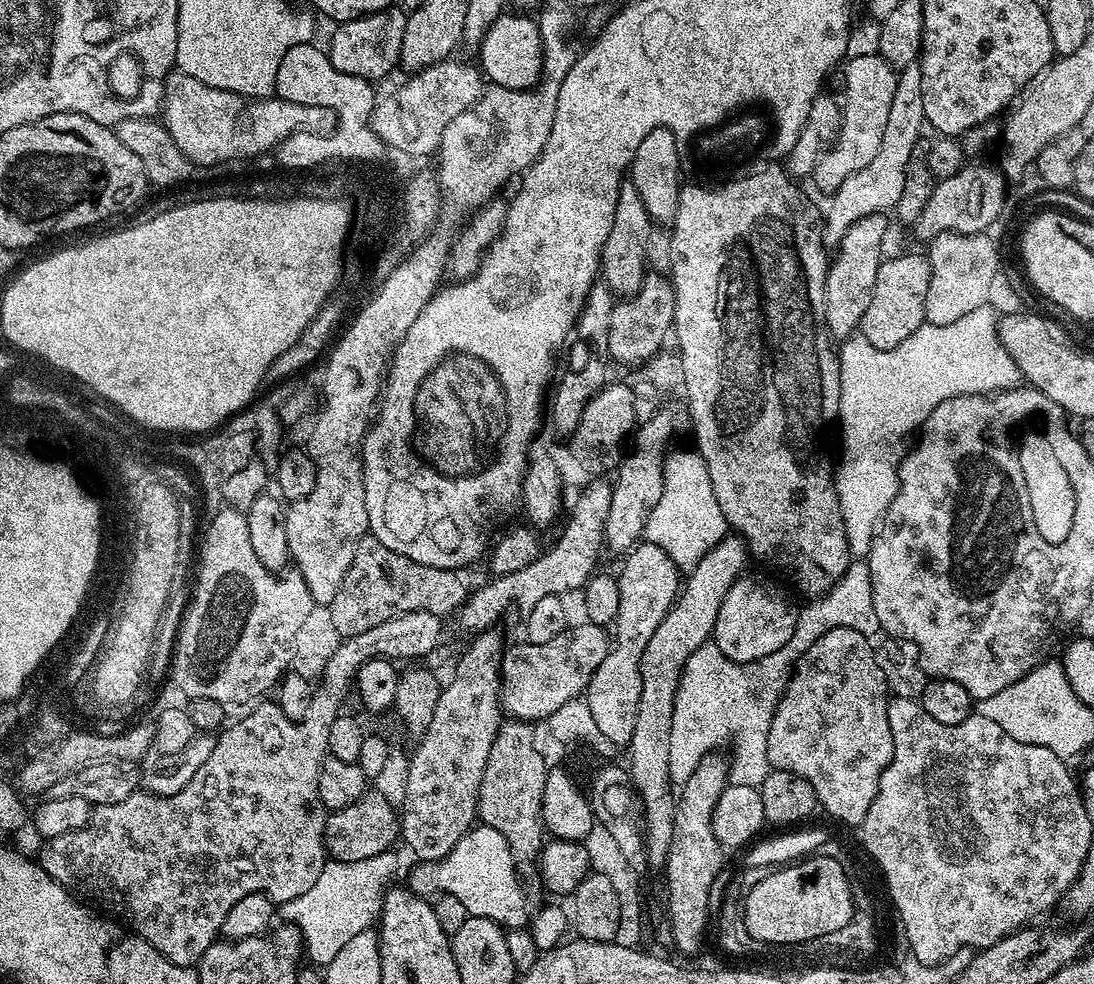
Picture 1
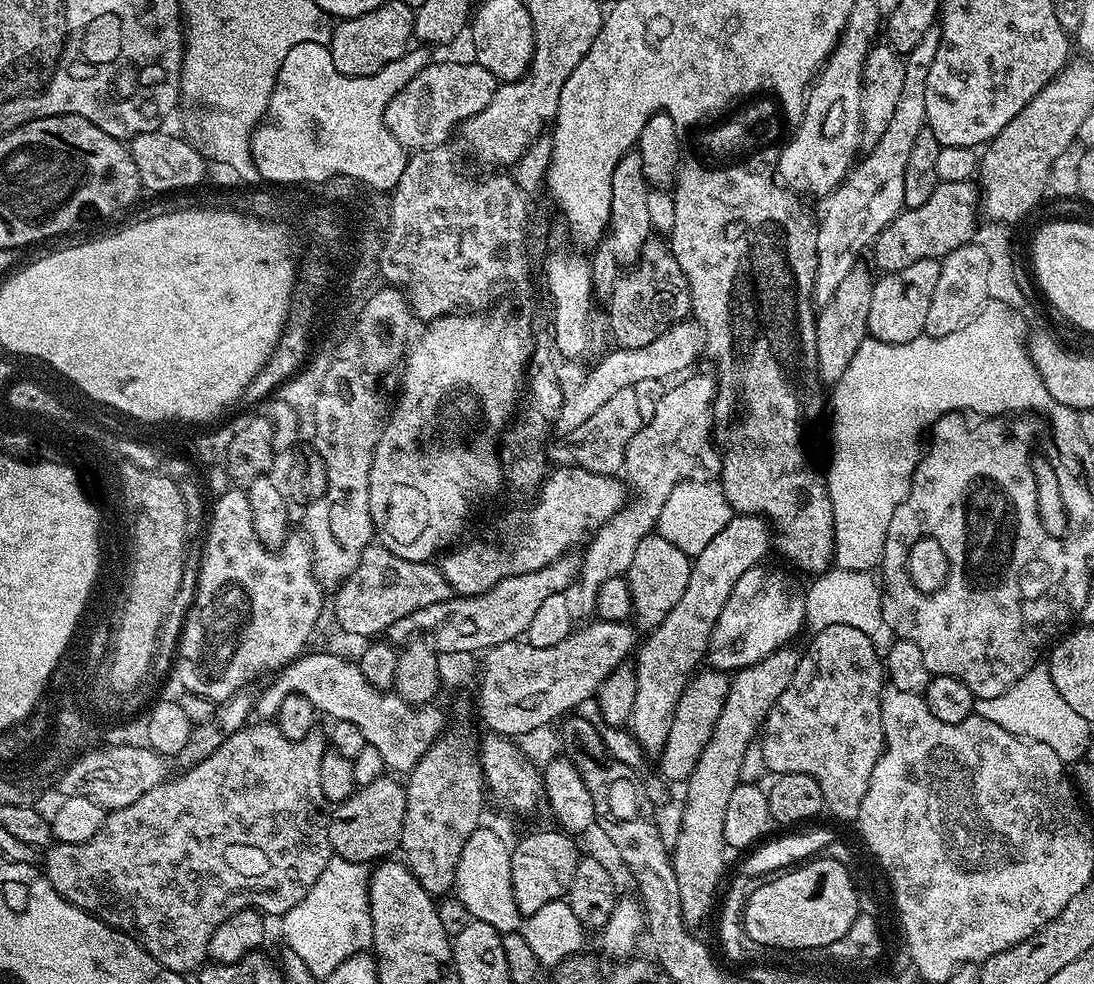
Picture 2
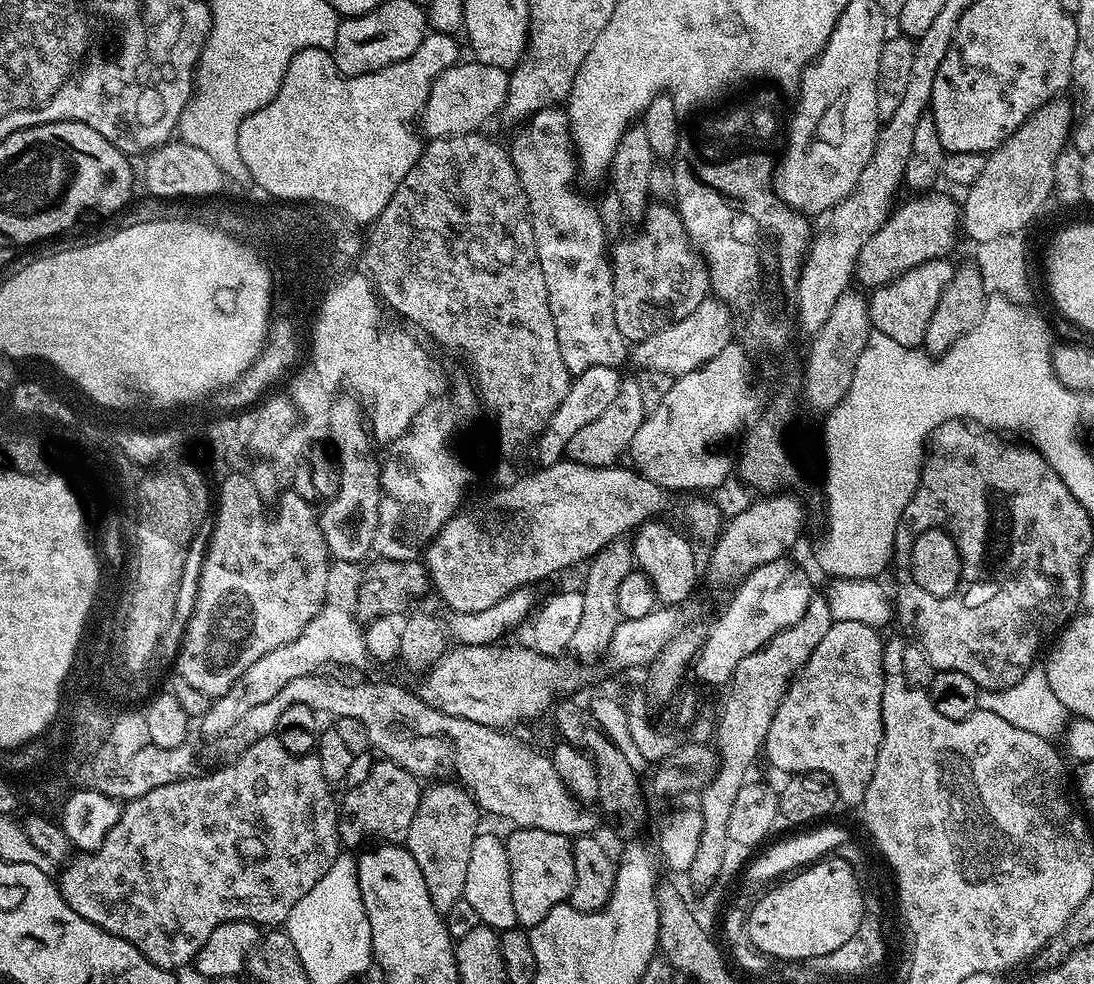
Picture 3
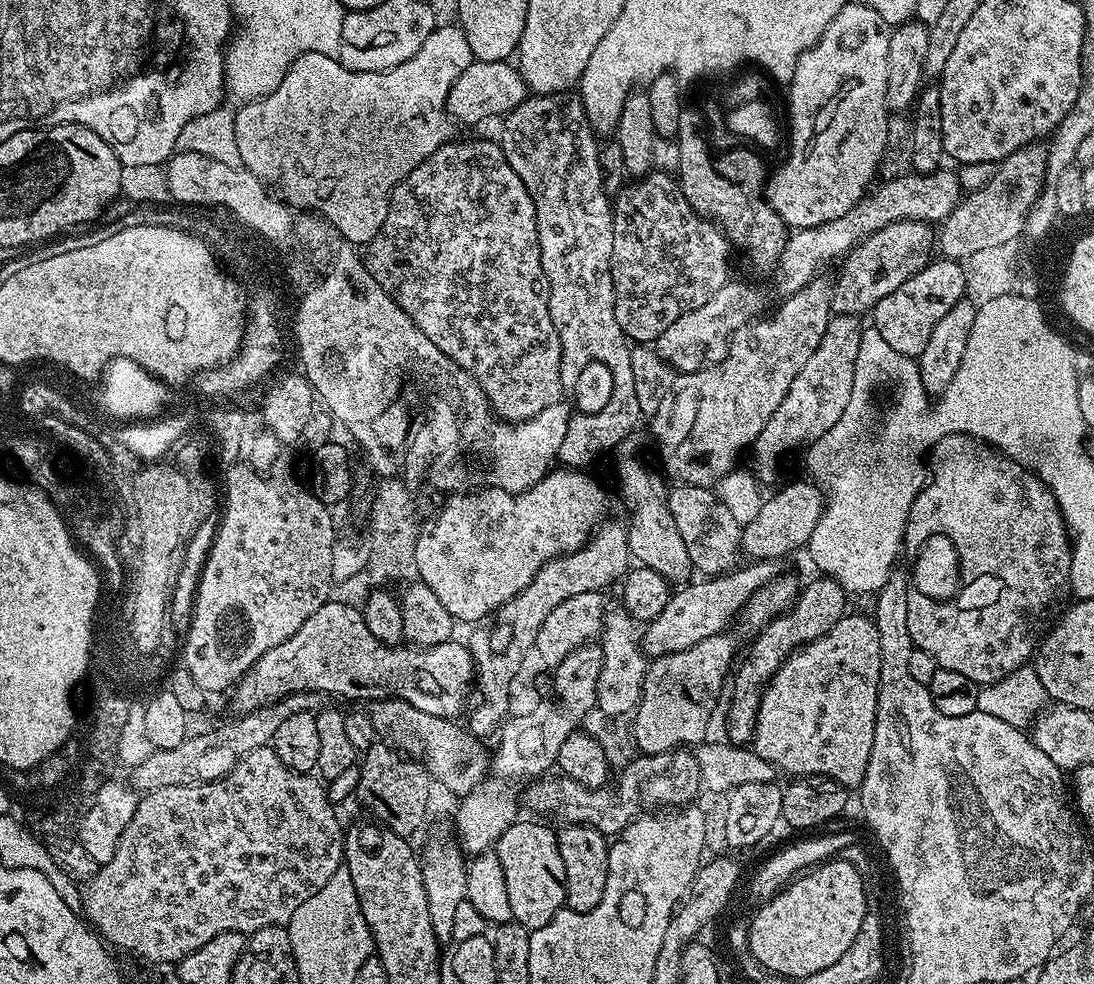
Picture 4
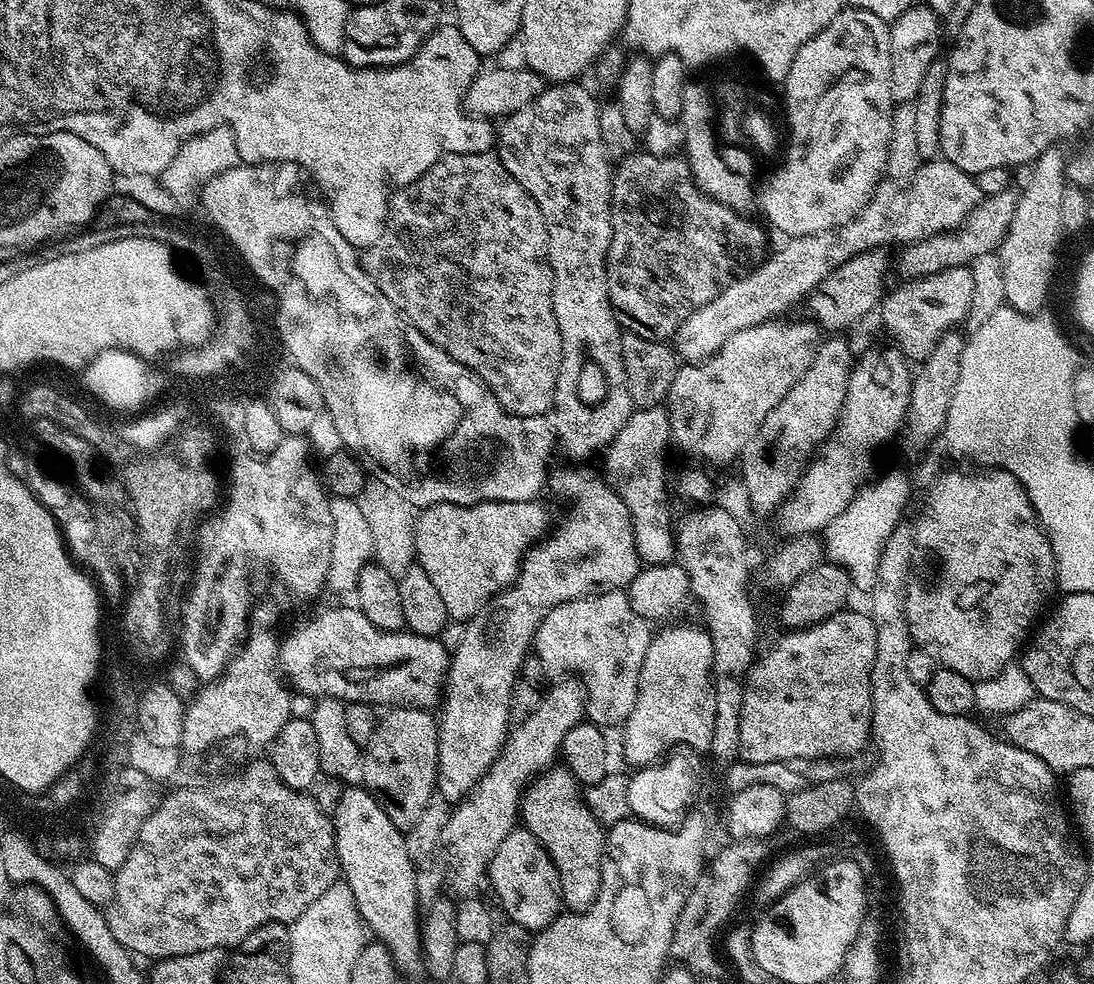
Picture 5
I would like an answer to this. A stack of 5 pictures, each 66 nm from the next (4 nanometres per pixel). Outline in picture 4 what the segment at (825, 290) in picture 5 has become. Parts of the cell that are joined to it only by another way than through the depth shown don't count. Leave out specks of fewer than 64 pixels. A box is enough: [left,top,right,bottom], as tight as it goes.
[832,220,934,316]

